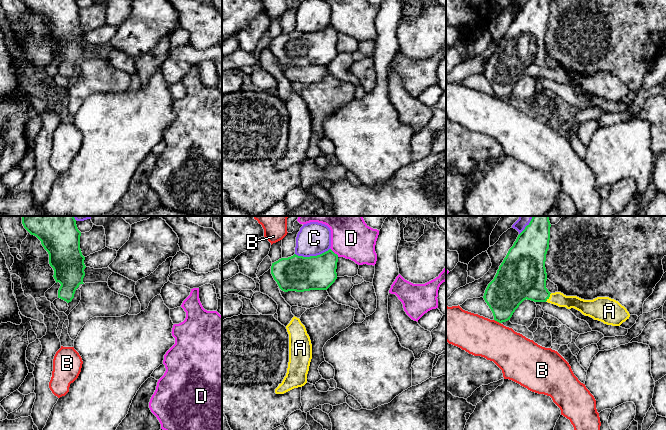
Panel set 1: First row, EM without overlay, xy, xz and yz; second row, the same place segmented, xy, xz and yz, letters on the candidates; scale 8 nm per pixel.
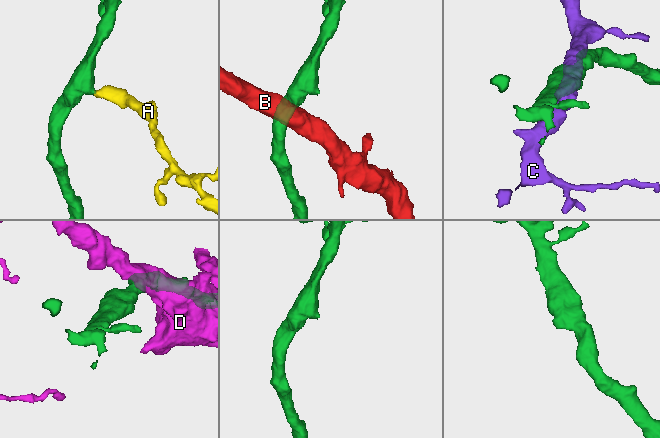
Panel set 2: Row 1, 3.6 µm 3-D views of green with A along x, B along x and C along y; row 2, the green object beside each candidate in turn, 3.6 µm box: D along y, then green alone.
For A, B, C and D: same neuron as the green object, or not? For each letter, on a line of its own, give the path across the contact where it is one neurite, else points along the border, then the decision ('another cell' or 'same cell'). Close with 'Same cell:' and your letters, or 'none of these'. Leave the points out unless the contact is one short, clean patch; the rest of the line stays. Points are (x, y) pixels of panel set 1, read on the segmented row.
A: across yz (525, 276), (549, 296), (557, 298) | same cell
B: along yz (494, 319), (500, 323) | another cell
C: another cell
D: another cell
Same cell: A

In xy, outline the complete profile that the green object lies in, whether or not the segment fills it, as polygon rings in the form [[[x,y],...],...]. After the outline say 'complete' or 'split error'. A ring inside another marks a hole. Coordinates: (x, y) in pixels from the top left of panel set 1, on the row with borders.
[[[22,216],[24,228],[36,236],[49,254],[54,279],[61,284],[58,298],[71,302],[85,276],[81,232],[74,216]]] | complete

